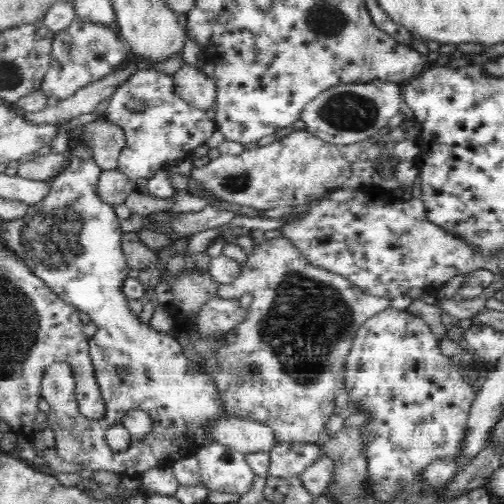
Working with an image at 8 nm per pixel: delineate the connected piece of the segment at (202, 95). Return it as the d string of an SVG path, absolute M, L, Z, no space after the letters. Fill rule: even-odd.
M185 63L172 74L176 94L196 108L205 111L216 104L216 85L200 68Z

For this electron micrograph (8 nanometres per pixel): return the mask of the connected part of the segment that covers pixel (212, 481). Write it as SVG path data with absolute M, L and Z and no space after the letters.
M210 442L197 452L201 482L211 491L231 490L240 495L252 487L255 473L246 461L246 455L232 447Z

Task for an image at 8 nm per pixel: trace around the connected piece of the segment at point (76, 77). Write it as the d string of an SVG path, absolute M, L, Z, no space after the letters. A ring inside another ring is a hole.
M76 17L68 28L54 33L51 49L51 65L40 86L41 94L56 96L58 100L70 98L95 80L103 79L127 60L127 52L119 31L106 24L96 24Z

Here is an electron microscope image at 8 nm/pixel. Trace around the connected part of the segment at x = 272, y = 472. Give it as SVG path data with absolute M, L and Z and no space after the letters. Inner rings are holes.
M276 443L269 453L268 477L289 477L299 475L324 454L318 443Z

